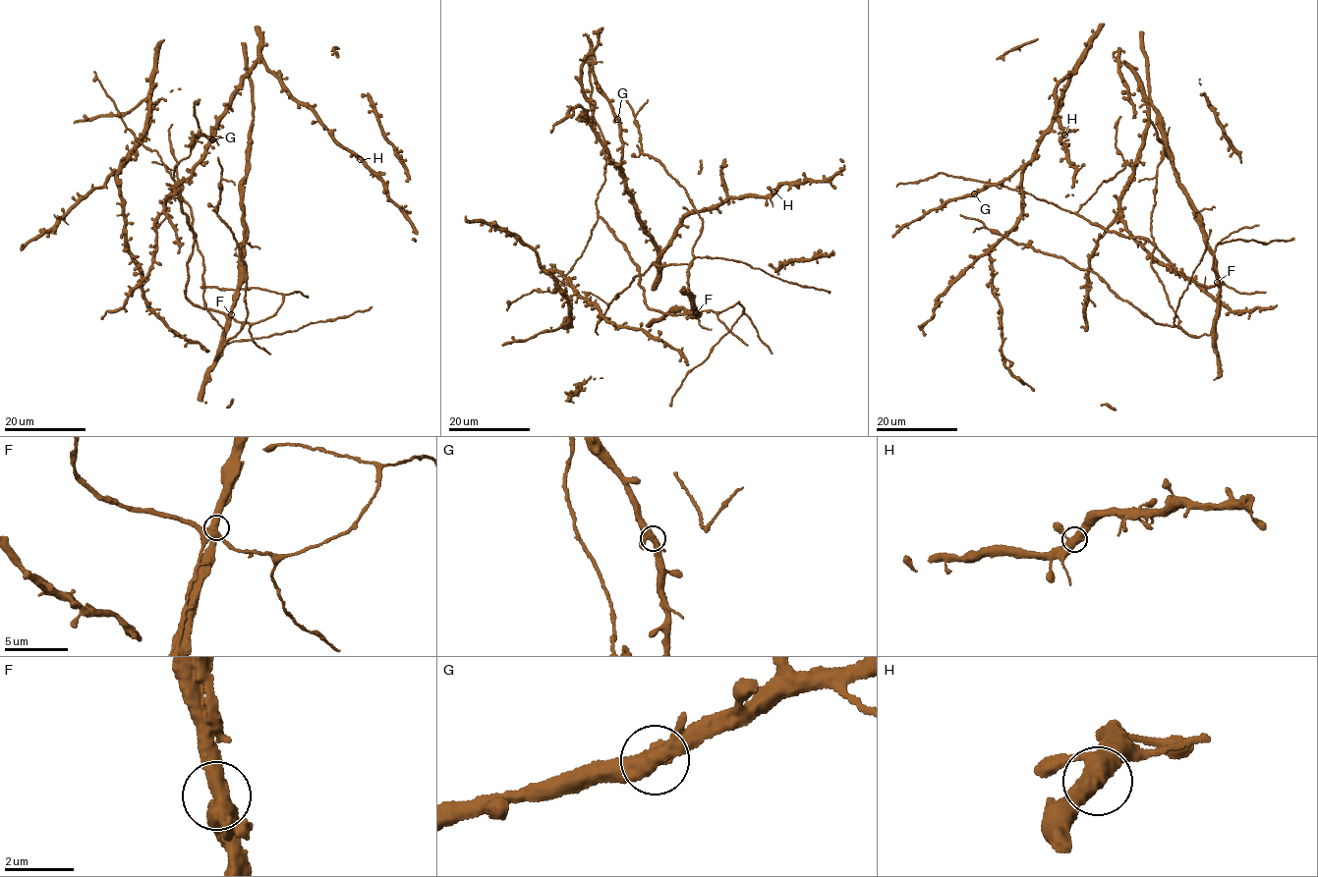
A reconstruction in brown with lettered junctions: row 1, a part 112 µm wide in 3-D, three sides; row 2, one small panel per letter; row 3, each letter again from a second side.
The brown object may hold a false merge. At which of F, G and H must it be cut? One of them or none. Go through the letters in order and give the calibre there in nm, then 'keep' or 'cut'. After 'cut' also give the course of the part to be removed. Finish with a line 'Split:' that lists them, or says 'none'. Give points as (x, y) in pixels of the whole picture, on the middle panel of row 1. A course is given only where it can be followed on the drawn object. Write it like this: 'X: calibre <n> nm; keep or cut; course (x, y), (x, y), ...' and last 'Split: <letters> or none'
F: calibre 460 nm; keep
G: calibre 440 nm; keep
H: calibre 440 nm; keep
Split: none

